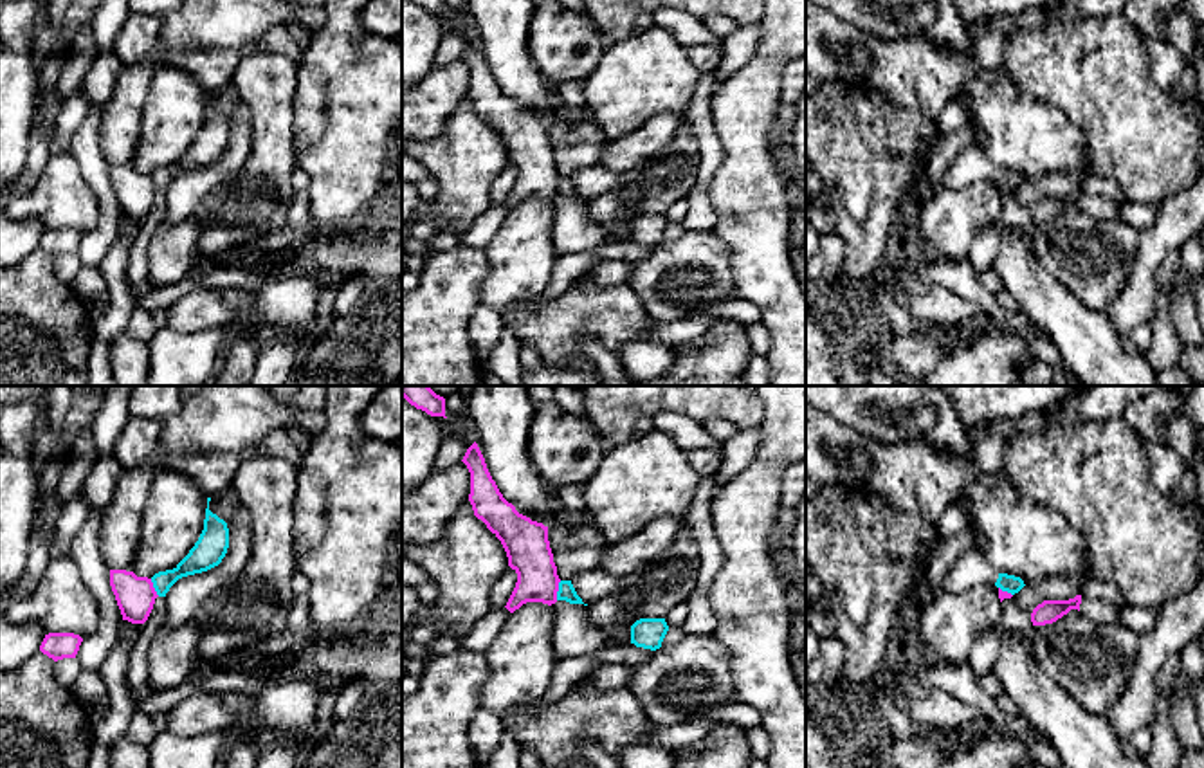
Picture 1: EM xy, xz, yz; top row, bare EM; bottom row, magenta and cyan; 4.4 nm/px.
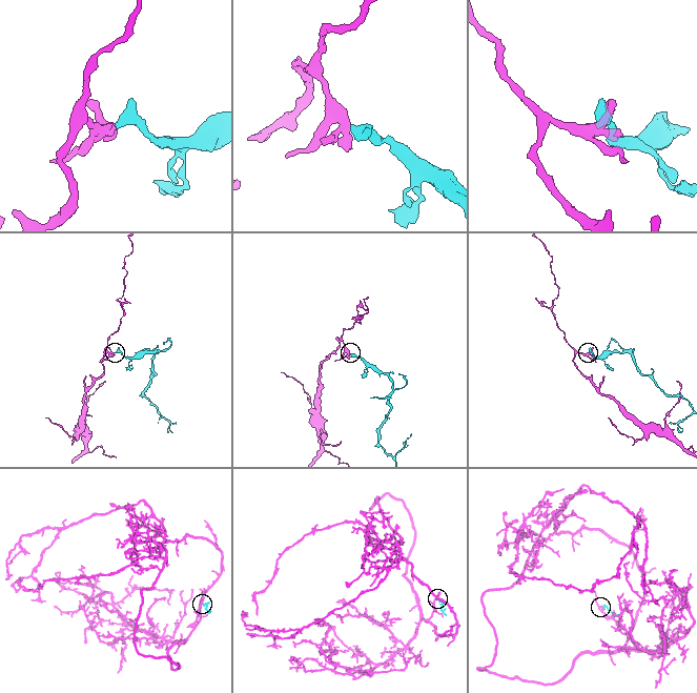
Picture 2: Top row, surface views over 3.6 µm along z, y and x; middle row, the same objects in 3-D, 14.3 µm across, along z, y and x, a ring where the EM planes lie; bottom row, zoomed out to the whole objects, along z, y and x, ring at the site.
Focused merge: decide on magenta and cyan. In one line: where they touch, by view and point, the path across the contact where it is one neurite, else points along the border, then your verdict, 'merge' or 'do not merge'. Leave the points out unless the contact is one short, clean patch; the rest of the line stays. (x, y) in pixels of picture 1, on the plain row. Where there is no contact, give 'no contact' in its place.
contact xz (557, 186); border xz (561, 177), (556, 195); do not merge

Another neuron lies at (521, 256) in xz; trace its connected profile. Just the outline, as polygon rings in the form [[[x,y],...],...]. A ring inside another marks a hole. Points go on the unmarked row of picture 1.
[[[526,198],[508,211],[483,249],[488,274],[478,292],[479,305],[503,315],[544,292],[559,260],[553,222],[555,200]]]

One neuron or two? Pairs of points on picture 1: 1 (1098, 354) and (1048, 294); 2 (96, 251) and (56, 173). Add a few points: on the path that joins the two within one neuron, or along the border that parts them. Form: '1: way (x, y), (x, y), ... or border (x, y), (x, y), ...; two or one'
1: way (1085, 339), (1055, 309); one
2: border (92, 190), (98, 201), (98, 222), (83, 235); two

